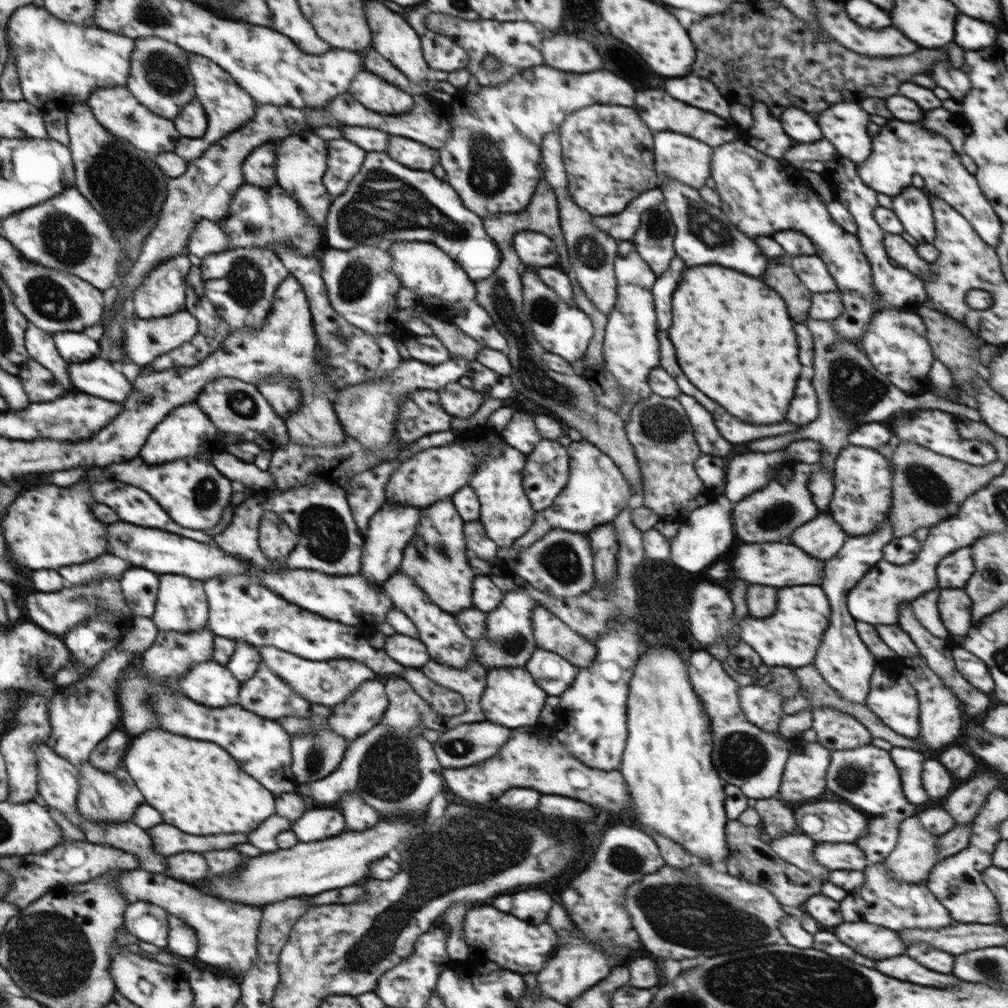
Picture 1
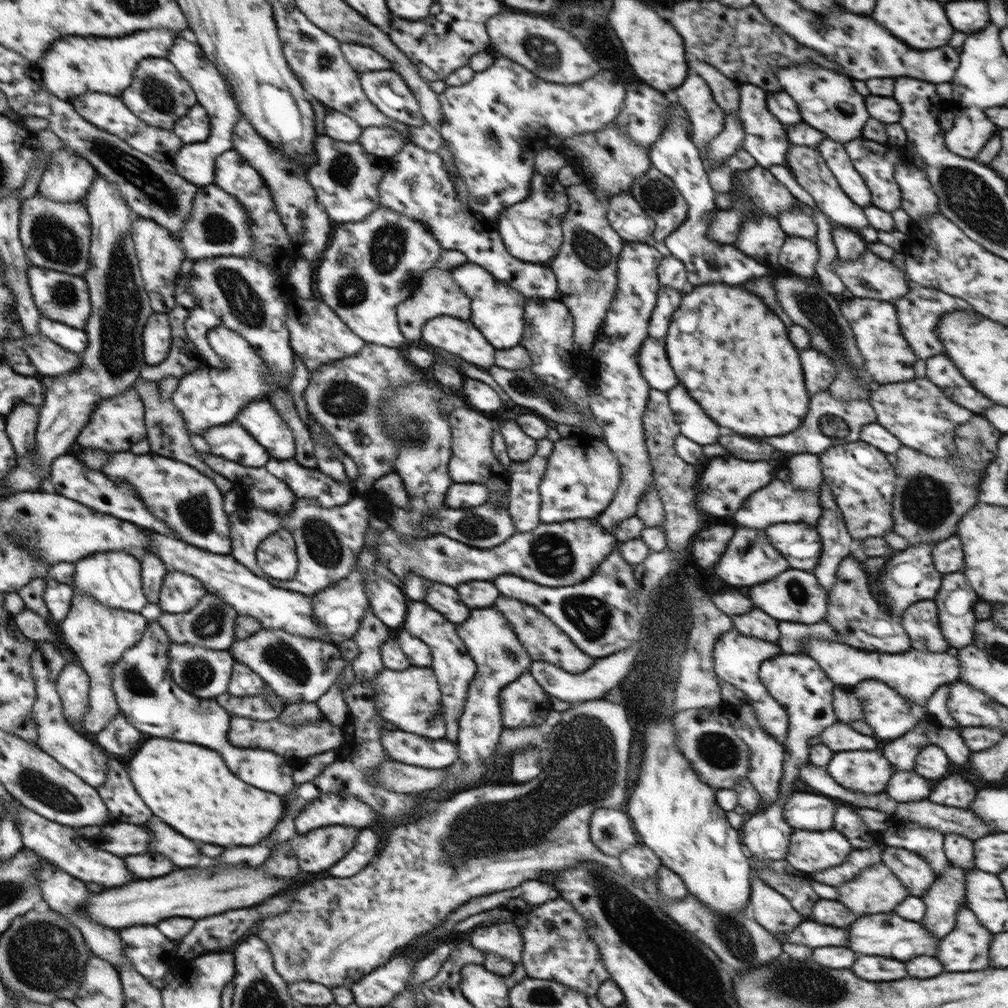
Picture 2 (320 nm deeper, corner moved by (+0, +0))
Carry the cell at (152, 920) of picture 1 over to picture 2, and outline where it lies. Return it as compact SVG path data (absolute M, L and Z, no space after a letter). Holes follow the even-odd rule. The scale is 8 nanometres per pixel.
M136 926L119 930L126 955L134 969L156 988L165 986L164 975L170 971L168 958L178 943L168 940L156 926Z

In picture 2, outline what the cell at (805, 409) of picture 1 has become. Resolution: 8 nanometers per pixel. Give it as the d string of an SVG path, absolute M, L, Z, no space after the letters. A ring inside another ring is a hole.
M812 346L802 350L800 358L802 358L802 366L804 366L808 392L816 394L816 392L828 389L837 375L834 361L826 353L816 347L812 348Z

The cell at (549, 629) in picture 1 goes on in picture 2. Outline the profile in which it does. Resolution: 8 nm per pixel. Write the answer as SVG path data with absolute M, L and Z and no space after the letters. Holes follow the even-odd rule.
M499 596L494 601L493 606L502 612L506 620L512 625L518 640L527 650L532 662L548 662L572 674L584 672L594 664L594 660L590 656L586 656L560 628L554 626L536 608L532 608L532 606L525 602L518 602L518 600L508 598L507 596Z

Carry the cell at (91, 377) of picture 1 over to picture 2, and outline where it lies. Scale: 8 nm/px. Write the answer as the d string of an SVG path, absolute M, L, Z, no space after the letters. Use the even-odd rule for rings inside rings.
M42 333L22 336L24 348L41 376L71 373L82 364L82 355L62 348Z

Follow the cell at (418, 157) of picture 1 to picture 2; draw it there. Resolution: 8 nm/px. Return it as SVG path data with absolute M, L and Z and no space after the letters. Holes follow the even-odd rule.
M369 126L362 129L357 142L366 152L388 160L400 152L408 143L408 138L404 138L397 130L388 126Z

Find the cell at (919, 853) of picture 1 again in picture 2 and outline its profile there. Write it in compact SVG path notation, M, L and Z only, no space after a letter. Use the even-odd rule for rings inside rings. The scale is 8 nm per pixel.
M881 861L868 866L852 880L840 884L837 889L839 894L837 900L856 914L878 914L878 912L894 911L894 908L909 895L902 881Z

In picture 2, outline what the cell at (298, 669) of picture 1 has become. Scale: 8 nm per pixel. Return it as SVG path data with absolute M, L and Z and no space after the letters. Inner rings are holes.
M262 628L250 636L235 640L228 651L235 661L256 672L286 703L315 703L336 682L346 664L337 644L278 629Z

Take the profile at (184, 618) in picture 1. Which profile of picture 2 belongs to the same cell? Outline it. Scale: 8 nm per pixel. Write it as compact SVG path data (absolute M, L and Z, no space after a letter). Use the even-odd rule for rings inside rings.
M169 569L161 586L158 606L164 613L188 612L206 593L207 590L200 580Z

